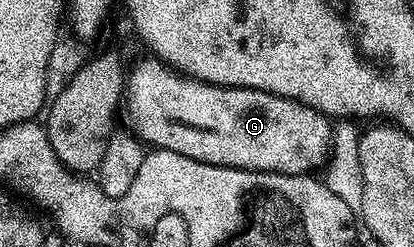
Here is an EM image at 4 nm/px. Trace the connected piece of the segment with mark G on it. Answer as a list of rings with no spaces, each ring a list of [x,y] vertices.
[[[151,58],[152,60],[140,60],[126,76],[126,108],[132,118],[131,131],[137,137],[142,138],[145,145],[153,149],[165,148],[174,150],[186,158],[194,158],[198,162],[206,162],[214,166],[226,166],[227,168],[245,168],[255,172],[277,172],[278,174],[290,174],[291,176],[306,176],[309,174],[319,173],[319,168],[323,169],[330,160],[330,145],[332,142],[333,125],[329,117],[324,116],[318,110],[306,106],[297,100],[282,98],[278,94],[270,94],[266,90],[254,90],[253,88],[219,88],[216,84],[207,84],[201,80],[196,80],[192,76],[185,76],[184,73],[169,68],[163,60]]]

